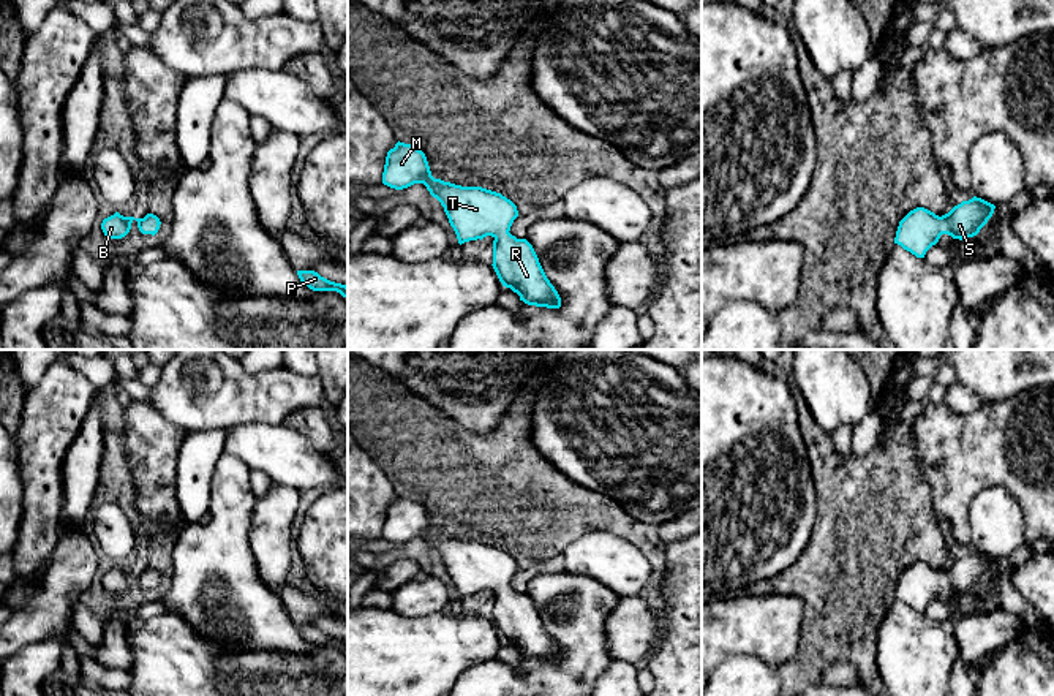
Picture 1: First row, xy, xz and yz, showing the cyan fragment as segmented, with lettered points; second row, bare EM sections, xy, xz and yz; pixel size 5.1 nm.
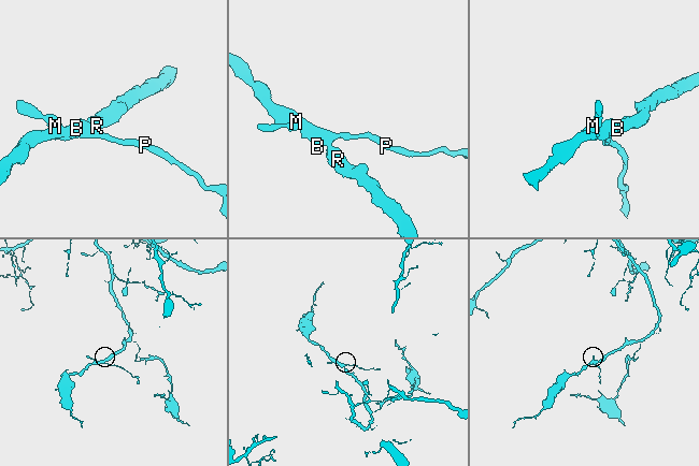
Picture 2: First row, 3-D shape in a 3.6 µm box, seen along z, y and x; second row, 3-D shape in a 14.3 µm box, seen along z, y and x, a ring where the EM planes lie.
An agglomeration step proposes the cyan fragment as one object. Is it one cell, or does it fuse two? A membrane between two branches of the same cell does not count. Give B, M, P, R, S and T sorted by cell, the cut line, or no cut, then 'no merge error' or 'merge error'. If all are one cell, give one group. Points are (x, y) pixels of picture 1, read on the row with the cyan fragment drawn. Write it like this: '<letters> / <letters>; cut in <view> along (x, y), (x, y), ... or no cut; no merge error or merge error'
B M P R S T; no cut; no merge error

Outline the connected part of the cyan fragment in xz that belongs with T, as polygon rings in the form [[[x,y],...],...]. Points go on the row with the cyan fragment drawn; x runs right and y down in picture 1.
[[[400,141],[387,152],[382,183],[395,190],[423,183],[444,207],[460,245],[487,236],[495,239],[491,266],[503,286],[510,288],[528,305],[561,307],[561,297],[547,278],[533,245],[509,233],[518,217],[510,199],[482,187],[461,187],[435,179],[425,153]]]

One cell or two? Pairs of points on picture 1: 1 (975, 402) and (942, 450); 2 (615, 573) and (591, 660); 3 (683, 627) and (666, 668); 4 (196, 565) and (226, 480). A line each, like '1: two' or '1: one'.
1: two
2: two
3: one
4: one

